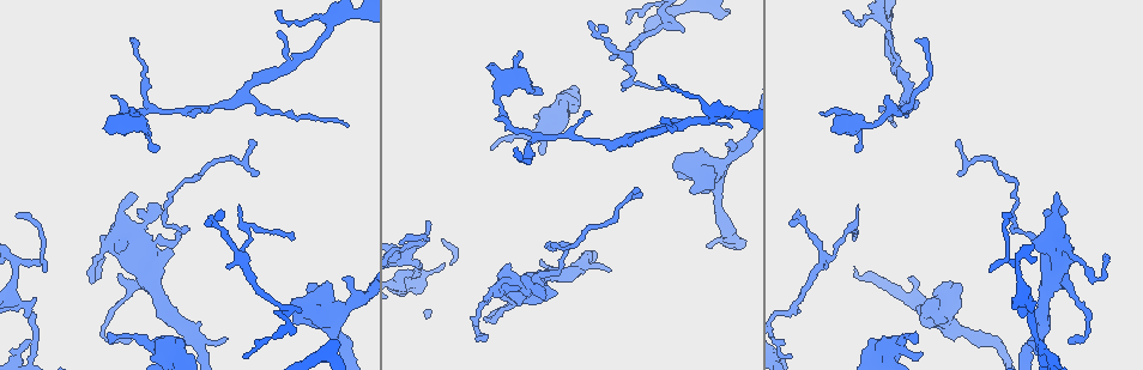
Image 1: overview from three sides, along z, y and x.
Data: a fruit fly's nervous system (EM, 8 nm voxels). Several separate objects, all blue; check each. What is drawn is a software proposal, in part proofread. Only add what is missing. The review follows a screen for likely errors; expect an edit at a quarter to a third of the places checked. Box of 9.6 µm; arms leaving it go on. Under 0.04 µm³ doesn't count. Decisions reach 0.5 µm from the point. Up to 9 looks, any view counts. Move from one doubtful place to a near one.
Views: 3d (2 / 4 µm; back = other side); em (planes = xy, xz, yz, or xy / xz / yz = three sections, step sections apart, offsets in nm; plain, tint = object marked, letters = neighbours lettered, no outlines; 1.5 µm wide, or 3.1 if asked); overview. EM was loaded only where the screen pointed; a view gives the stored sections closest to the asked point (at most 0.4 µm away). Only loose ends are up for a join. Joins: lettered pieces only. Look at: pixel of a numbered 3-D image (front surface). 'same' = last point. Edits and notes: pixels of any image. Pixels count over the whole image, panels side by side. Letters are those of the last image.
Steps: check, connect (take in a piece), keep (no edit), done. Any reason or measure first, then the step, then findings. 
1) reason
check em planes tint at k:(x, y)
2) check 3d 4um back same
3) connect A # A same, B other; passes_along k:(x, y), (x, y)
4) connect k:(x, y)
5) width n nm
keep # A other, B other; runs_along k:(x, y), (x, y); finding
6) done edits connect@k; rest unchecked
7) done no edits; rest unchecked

thin end
check 3d 4um at 1:(790, 358)

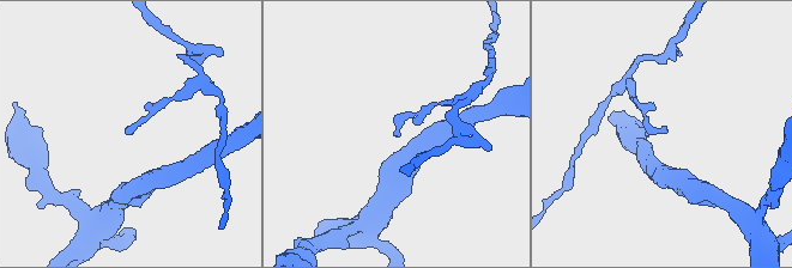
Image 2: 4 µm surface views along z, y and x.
check em xy step 4 letters at 2:(667, 130)

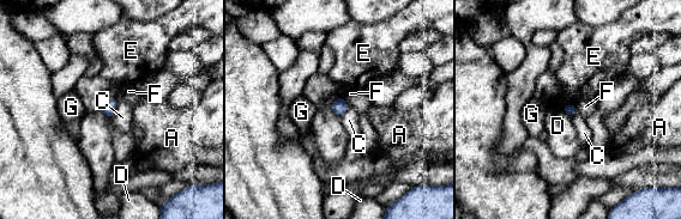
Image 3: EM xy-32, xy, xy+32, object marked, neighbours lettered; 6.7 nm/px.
cut it another way
check em planes letters same

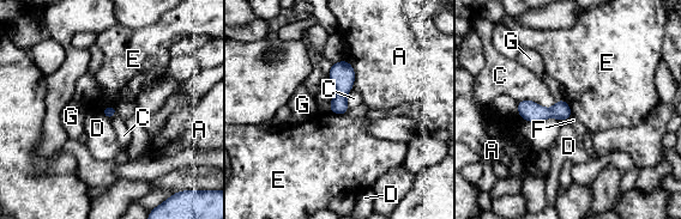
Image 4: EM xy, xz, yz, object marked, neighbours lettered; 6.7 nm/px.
keep # A other, C other, D other, E other, F other, G other; none of them fits

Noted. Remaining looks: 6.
check 3d 4um at 1:(428, 224)

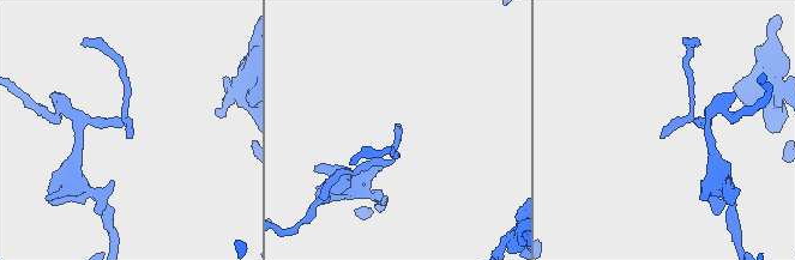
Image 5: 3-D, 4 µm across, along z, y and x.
check em planes letters at 5:(127, 135)

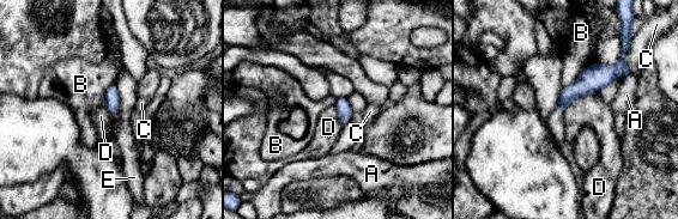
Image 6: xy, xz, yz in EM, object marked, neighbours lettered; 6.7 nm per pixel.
width 100 nm
keep # A other, B other, C other, D other, E other; no lettered piece goes on from it

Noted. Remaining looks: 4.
end of a long branch
check 3d 2um at 1:(1107, 257)

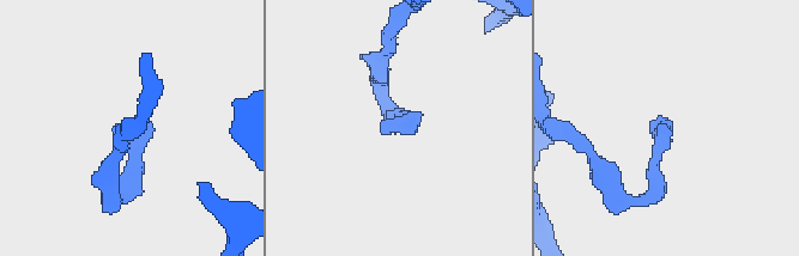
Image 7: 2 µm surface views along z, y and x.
need the tissue
check em xz step 8 letters at 7:(670, 127)

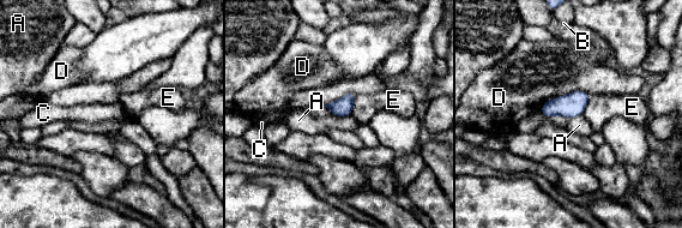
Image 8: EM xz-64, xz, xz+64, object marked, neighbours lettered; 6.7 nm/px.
check em planes letters same

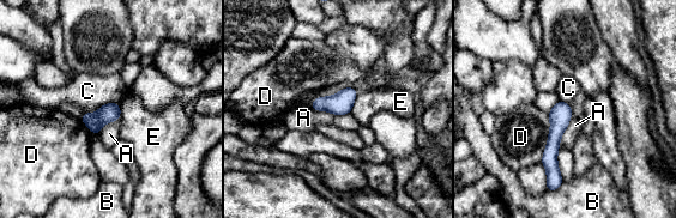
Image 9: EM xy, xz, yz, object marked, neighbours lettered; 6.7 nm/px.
keep # A other, B other, C other, D other, E other; border 9:(569, 103), (571, 120), (559, 145); no lettered piece goes on from it

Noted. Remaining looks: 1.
done no edits; rest unchecked

